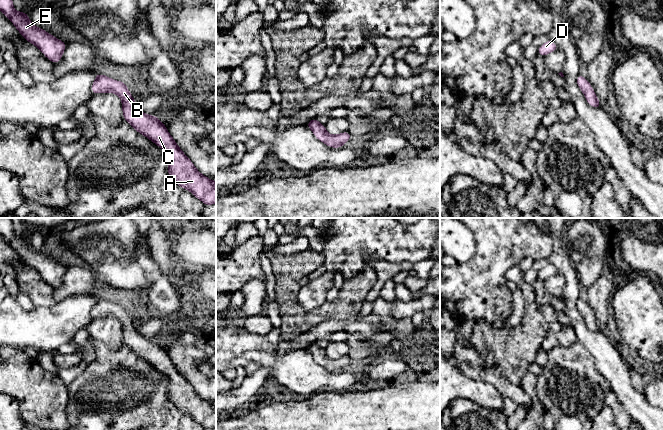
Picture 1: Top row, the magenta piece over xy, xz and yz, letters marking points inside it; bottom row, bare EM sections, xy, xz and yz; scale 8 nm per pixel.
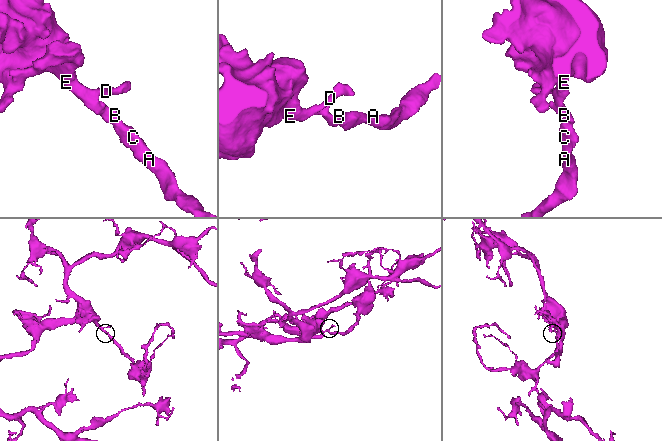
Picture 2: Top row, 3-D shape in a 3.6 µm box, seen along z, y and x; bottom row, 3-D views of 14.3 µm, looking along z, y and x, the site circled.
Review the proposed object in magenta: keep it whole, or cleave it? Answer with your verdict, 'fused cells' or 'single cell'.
single cell

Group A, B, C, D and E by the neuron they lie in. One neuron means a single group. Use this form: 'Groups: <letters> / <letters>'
Groups: A B C D E

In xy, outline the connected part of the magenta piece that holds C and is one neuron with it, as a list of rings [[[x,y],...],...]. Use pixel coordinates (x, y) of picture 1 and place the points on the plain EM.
[[[96,297],[91,315],[93,318],[111,316],[118,319],[122,326],[123,342],[169,379],[168,399],[205,430],[216,428],[216,406],[197,394],[157,340],[145,338],[137,331],[125,306]]]

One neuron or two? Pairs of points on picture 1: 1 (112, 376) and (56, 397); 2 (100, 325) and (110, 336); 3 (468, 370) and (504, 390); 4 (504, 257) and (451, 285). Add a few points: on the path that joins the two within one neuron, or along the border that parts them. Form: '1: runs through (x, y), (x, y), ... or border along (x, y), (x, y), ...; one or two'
1: border along (66, 387), (68, 394), (67, 417); two
2: runs through (103, 328), (108, 333); one
3: runs through (477, 374), (488, 374), (496, 381); one
4: runs through (491, 268), (476, 283), (464, 284); one

